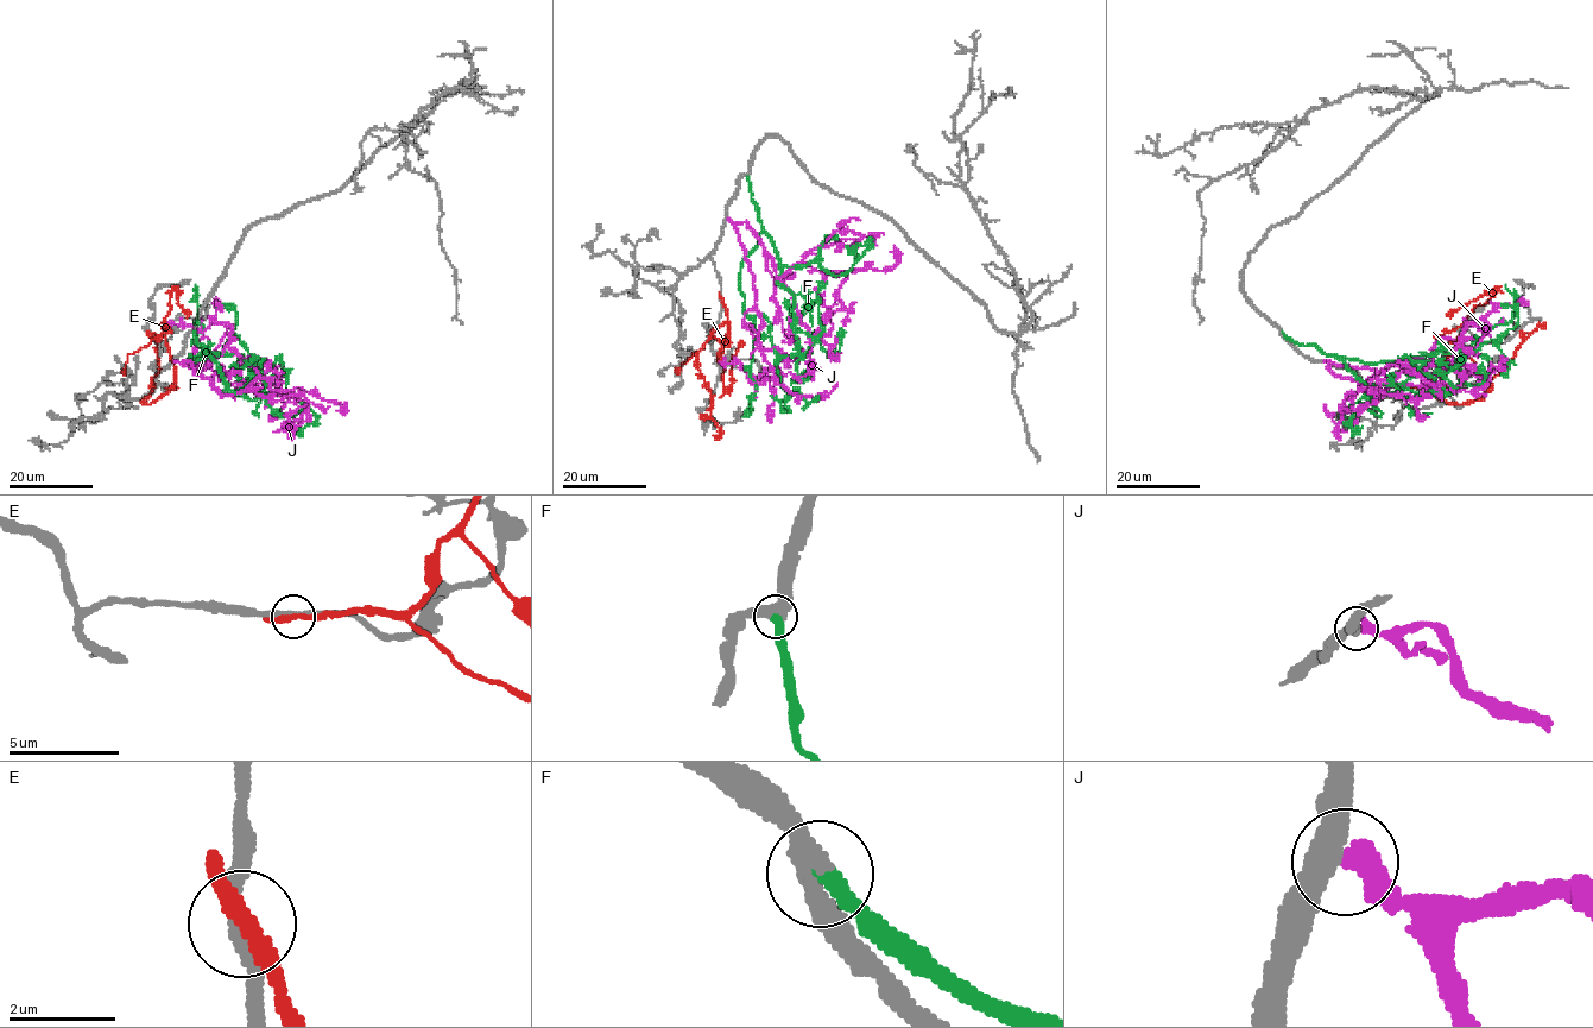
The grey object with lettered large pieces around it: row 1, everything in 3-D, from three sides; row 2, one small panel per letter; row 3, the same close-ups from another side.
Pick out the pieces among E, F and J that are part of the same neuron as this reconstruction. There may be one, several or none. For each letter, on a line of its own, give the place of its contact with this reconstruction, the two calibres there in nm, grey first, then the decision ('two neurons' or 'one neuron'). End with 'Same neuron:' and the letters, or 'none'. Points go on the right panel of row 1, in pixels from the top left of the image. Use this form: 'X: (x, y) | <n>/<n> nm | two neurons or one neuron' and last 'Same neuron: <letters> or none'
E: (1404, 388) | 240/240 nm | two neurons
F: (1281, 332) | 420/360 nm | one neuron
J: (1326, 361) | 380/480 nm | two neurons
Same neuron: F

